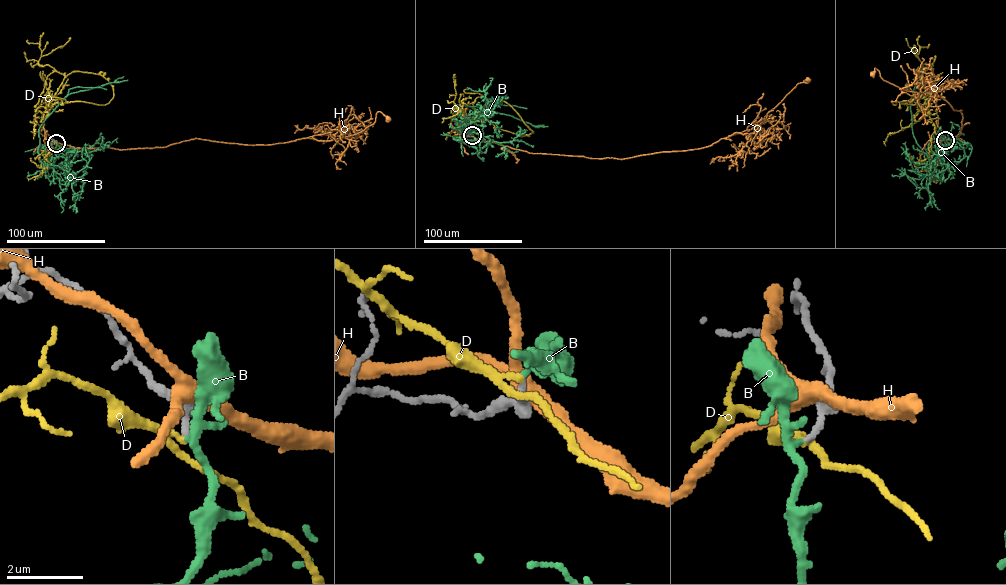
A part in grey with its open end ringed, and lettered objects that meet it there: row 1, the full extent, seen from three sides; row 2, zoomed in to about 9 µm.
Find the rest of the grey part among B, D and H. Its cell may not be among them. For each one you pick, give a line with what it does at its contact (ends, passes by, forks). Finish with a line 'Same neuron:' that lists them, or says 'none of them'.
B: it forks
Same neuron: B

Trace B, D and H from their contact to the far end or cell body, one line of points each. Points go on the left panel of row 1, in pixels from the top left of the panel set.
B: (56, 143), (57, 157), (44, 165), (38, 152), (39, 128), (68, 95), (127, 80)
D: (56, 143), (43, 127), (52, 105), (103, 105), (113, 96), (100, 74), (65, 76), (39, 64), (70, 37)
H: (56, 142), (126, 150), (195, 138), (248, 145), (311, 137), (327, 141), (361, 132), (378, 111), (388, 118)

